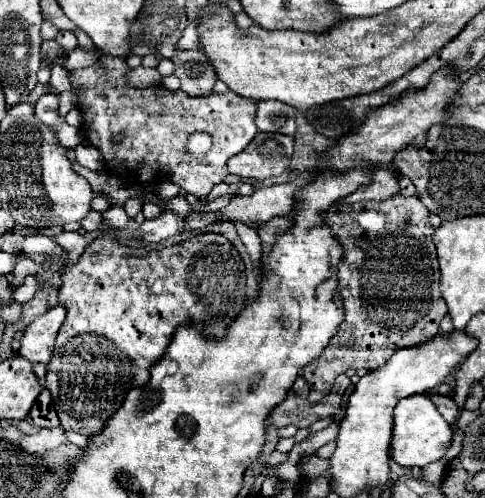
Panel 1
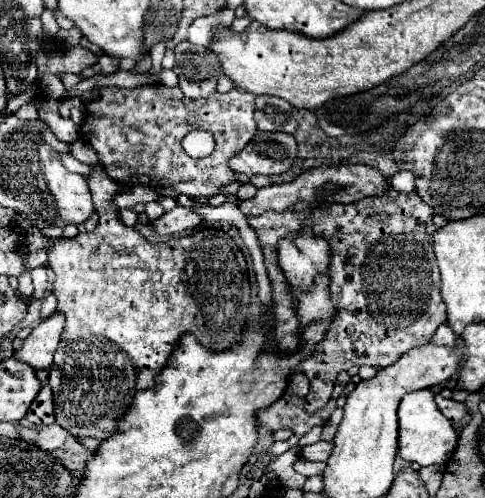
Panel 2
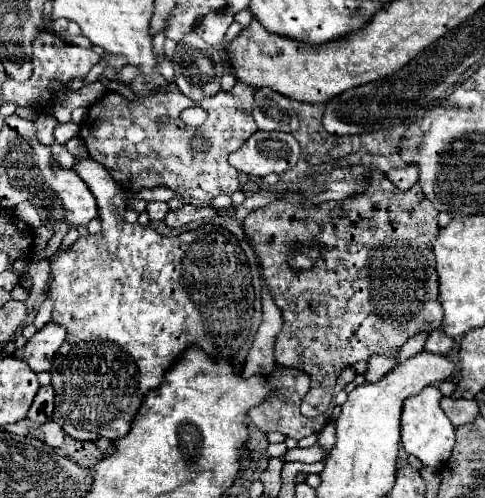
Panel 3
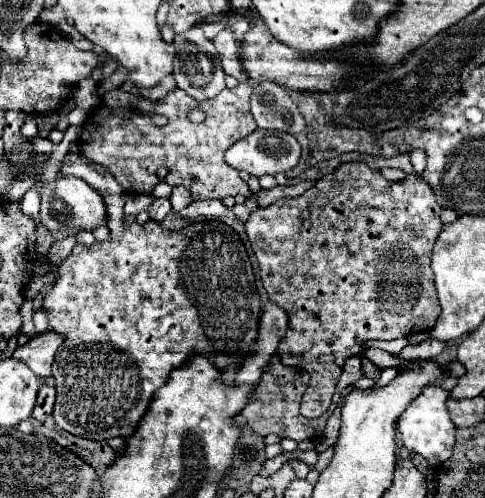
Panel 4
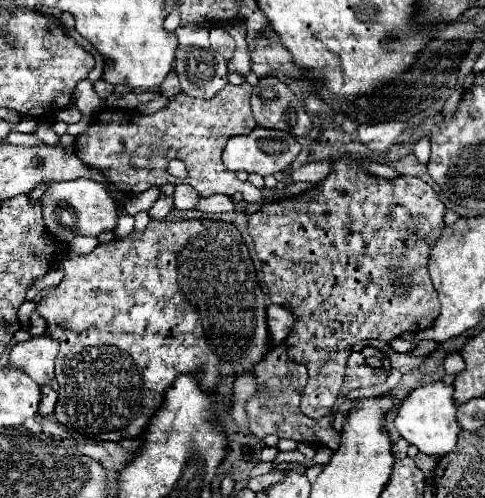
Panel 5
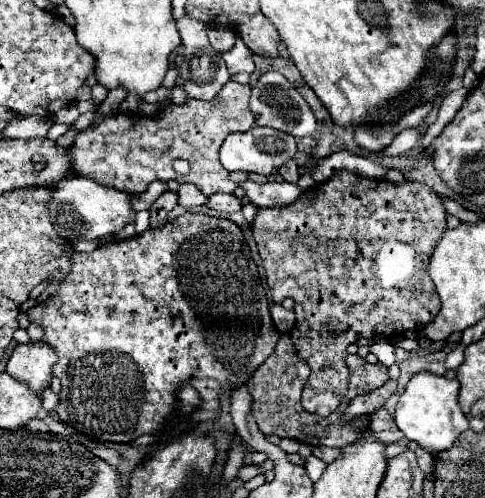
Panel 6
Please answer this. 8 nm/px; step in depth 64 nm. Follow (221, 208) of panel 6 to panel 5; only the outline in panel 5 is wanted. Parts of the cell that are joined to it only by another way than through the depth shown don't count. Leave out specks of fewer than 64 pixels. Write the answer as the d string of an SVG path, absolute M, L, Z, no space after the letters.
M208 196L208 198L200 198L196 204L196 210L206 212L206 214L222 214L222 212L232 212L234 210L234 202L228 196Z

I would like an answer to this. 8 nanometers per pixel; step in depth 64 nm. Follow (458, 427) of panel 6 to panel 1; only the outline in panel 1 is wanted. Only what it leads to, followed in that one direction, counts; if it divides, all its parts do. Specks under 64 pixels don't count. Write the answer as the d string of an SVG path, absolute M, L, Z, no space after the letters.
M424 394L404 398L396 404L392 428L394 430L392 430L392 440L390 440L390 458L398 466L404 466L404 468L414 468L414 466L424 468L426 464L440 460L446 454L448 444L452 440L450 424L440 416L432 400Z

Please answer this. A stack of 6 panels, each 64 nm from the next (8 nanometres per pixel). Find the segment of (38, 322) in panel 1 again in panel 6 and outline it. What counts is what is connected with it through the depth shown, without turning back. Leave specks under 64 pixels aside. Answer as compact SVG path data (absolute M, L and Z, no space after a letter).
M48 342L18 344L6 364L6 372L24 380L38 394L50 386L52 366L56 364L56 350Z

